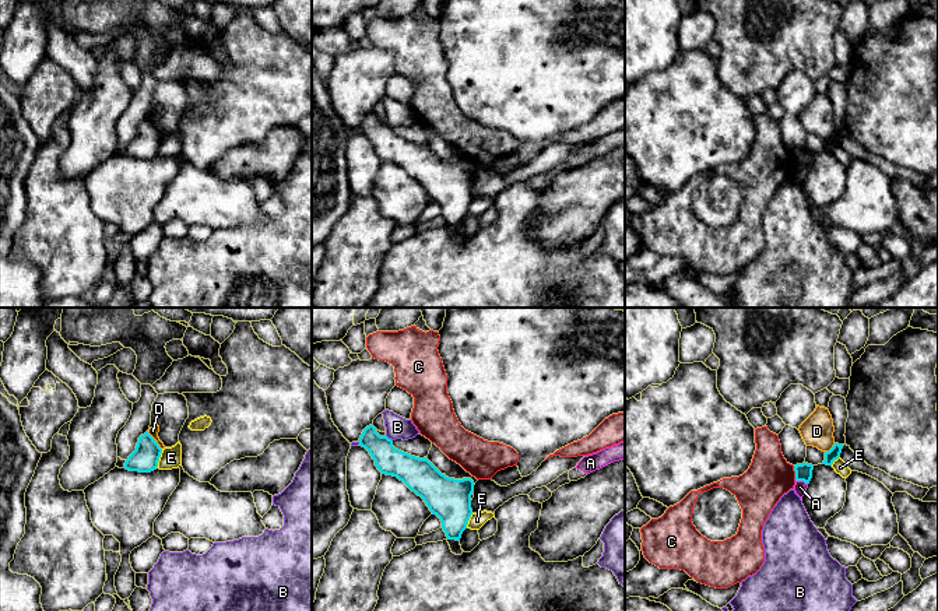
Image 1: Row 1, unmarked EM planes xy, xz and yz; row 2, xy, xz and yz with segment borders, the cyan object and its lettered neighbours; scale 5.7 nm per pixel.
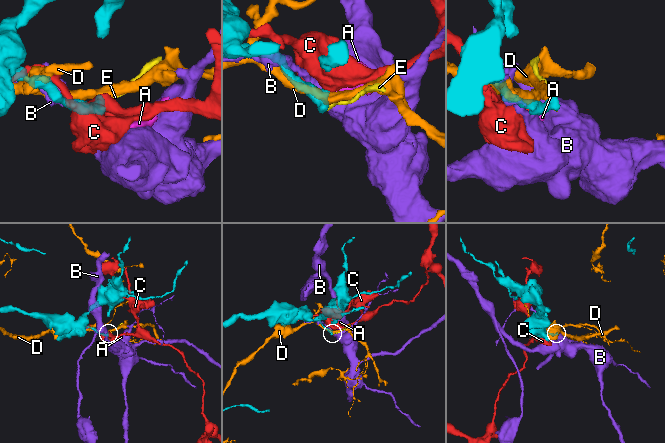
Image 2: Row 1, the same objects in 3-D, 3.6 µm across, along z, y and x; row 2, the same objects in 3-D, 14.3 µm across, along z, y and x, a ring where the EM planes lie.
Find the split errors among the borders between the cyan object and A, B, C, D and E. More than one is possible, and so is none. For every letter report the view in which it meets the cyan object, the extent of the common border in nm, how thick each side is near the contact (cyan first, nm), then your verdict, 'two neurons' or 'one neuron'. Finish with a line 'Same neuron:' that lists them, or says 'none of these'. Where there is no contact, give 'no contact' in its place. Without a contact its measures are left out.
A: yz | 80 nm | 100/70 nm | two neurons
B: xz | 50 nm | 170/130 nm | two neurons
C: yz | 90 nm | 100/260 nm | two neurons
D: xy | 130 nm | 160/50 nm | two neurons
E: xy | 120 nm | 160/130 nm | two neurons
Same neuron: none of these

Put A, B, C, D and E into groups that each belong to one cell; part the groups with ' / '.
A / B / C / D / E

